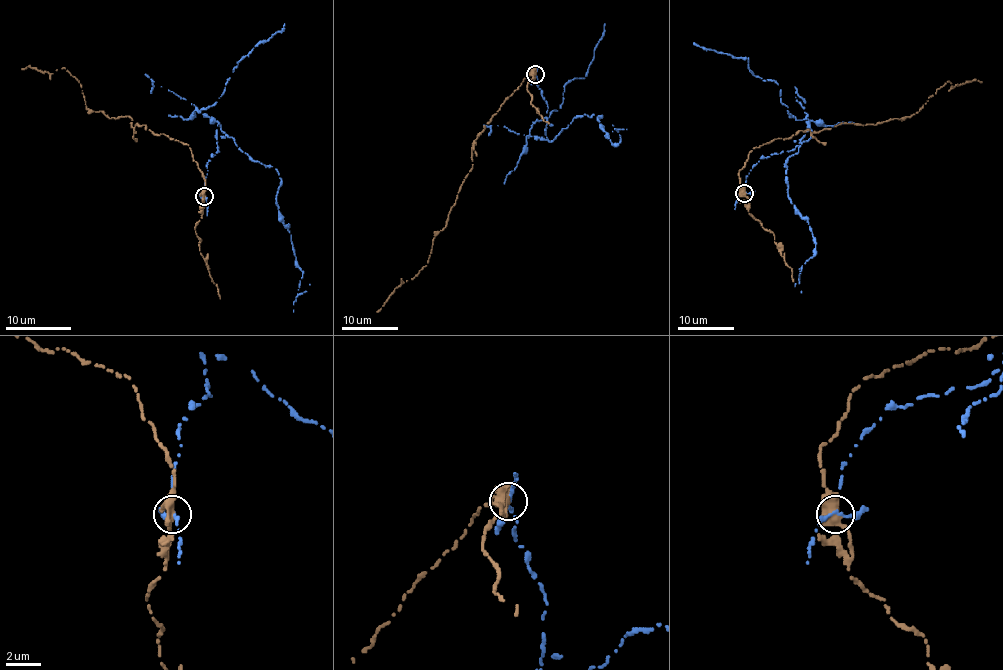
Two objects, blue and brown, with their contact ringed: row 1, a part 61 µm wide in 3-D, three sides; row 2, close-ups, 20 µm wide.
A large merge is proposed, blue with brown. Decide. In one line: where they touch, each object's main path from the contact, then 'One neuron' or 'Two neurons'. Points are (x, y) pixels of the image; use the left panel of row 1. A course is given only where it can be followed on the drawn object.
Place: (204, 196). Course of blue: (204, 196), (210, 157), (219, 152), (217, 126), (253, 160), (276, 168), (279, 219), (302, 271), (294, 312). Course of brown: (204, 196), (186, 144), (90, 111), (64, 67), (21, 69). Two neurons

